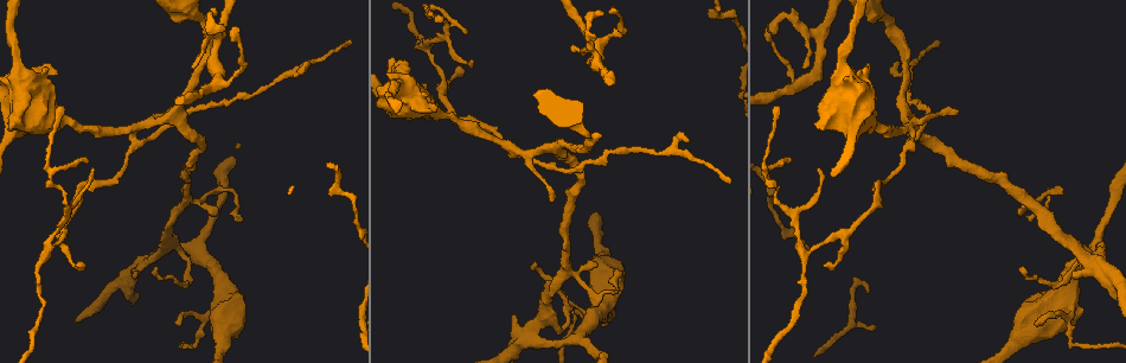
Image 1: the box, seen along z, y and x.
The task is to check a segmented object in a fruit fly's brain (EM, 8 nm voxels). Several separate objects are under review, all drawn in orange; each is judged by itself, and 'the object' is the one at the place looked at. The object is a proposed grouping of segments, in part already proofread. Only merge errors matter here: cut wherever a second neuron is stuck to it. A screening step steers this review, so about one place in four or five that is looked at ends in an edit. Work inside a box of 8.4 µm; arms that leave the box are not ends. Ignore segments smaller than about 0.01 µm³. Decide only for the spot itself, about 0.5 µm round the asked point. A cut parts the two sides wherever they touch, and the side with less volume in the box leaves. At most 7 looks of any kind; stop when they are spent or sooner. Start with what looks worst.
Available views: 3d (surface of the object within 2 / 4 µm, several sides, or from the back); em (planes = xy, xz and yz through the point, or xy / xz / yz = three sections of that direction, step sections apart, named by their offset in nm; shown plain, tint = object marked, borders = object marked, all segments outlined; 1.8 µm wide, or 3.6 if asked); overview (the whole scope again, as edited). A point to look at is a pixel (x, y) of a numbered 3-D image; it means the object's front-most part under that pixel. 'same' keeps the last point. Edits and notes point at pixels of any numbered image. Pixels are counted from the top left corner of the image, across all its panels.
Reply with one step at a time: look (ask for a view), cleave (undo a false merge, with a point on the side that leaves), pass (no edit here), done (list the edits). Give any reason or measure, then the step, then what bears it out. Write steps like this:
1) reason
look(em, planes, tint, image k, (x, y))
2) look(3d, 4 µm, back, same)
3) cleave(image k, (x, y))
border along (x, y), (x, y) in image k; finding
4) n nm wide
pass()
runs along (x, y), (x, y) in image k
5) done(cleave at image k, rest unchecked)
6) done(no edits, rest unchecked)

a fork
look(3d, 2 µm, image 1, (511, 150))

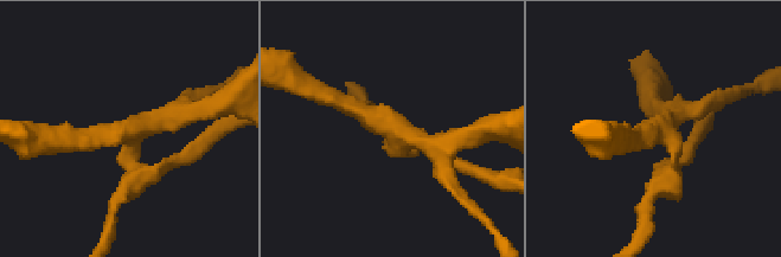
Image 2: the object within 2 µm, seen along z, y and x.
look(em, planes, tint, image 2, (402, 129))

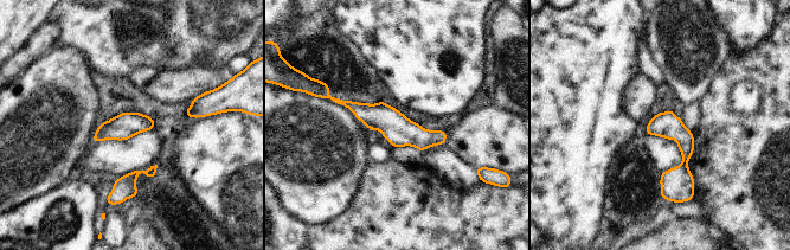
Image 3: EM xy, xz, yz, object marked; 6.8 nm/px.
cleave(image 3, (676, 184))
border along (682, 162), (686, 165) in image 3; two neurons meet here

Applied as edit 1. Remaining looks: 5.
look(overview)

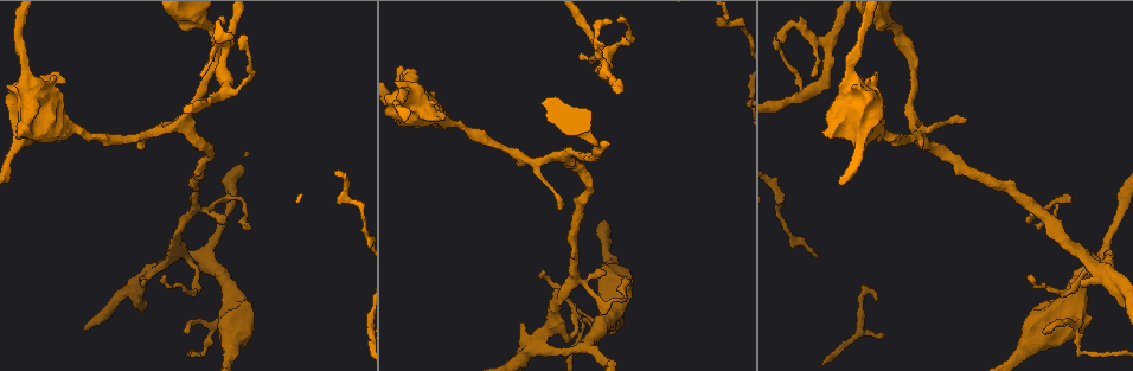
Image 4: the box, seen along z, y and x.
abrupt turn
look(3d, 4 µm, back, image 4, (530, 339))

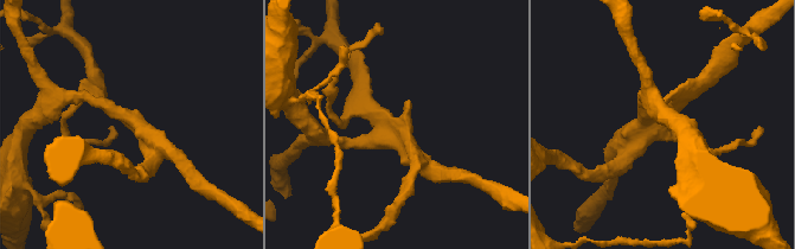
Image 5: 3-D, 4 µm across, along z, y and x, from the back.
3 arms; arms of 220, 220, 300 nm; need the tissue
look(em, planes, tint, image 5, (133, 130))

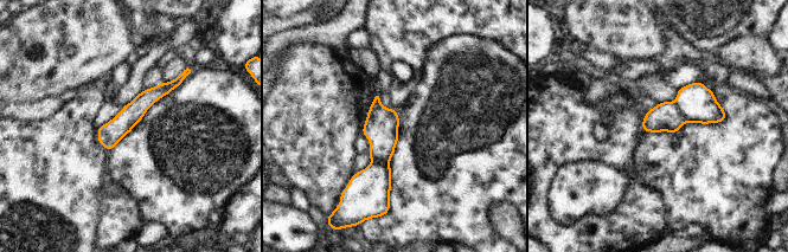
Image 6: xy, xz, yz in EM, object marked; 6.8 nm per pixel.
cleave(image 6, (697, 103))
border along (674, 102), (687, 121) in image 6; a second neuron is stuck on

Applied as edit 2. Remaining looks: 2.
done(cleave at image 3, cleave at image 6, rest unchecked)

